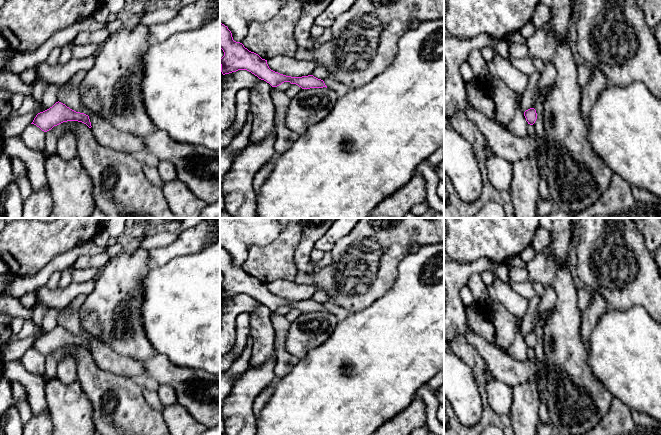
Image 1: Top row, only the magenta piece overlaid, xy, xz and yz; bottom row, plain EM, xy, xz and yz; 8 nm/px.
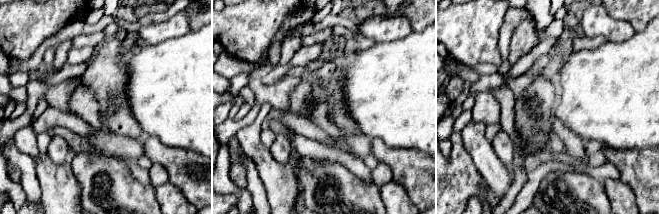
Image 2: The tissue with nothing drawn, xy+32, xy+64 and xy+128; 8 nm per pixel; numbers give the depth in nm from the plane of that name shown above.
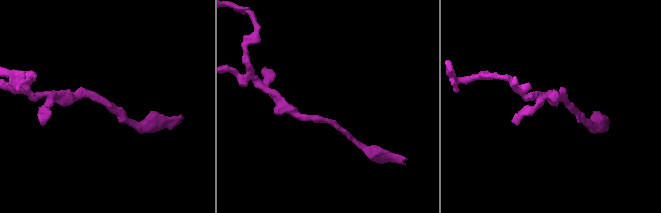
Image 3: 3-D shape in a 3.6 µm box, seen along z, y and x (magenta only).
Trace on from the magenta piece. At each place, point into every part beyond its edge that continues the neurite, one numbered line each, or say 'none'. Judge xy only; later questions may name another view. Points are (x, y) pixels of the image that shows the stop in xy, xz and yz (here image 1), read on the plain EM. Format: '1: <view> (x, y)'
none

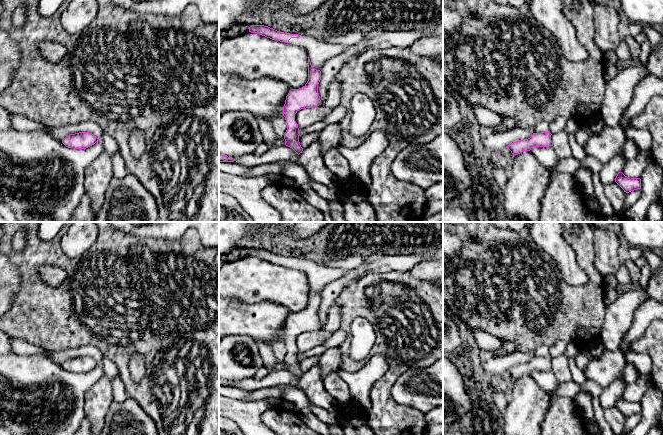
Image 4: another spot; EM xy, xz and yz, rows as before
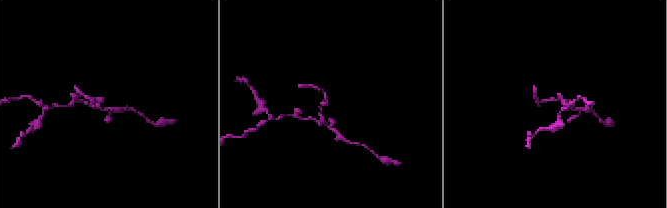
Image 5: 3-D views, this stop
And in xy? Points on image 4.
none

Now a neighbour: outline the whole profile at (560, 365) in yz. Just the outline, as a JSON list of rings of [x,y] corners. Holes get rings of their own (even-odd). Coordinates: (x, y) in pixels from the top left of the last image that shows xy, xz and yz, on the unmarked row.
[[[565,355],[551,359],[551,365],[553,370],[556,372],[559,381],[571,380],[571,372],[568,365],[568,360],[569,358]]]

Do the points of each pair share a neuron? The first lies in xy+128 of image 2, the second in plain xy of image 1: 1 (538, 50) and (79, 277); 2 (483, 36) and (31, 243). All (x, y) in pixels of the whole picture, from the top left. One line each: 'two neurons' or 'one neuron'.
1: one neuron
2: one neuron

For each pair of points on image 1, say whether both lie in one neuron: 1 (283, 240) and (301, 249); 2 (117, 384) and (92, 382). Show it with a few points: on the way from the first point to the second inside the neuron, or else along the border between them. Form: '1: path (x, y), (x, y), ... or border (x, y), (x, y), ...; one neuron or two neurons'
1: border (302, 228), (302, 238), (295, 251), (296, 270); two neurons
2: path (111, 384), (98, 384); one neuron

